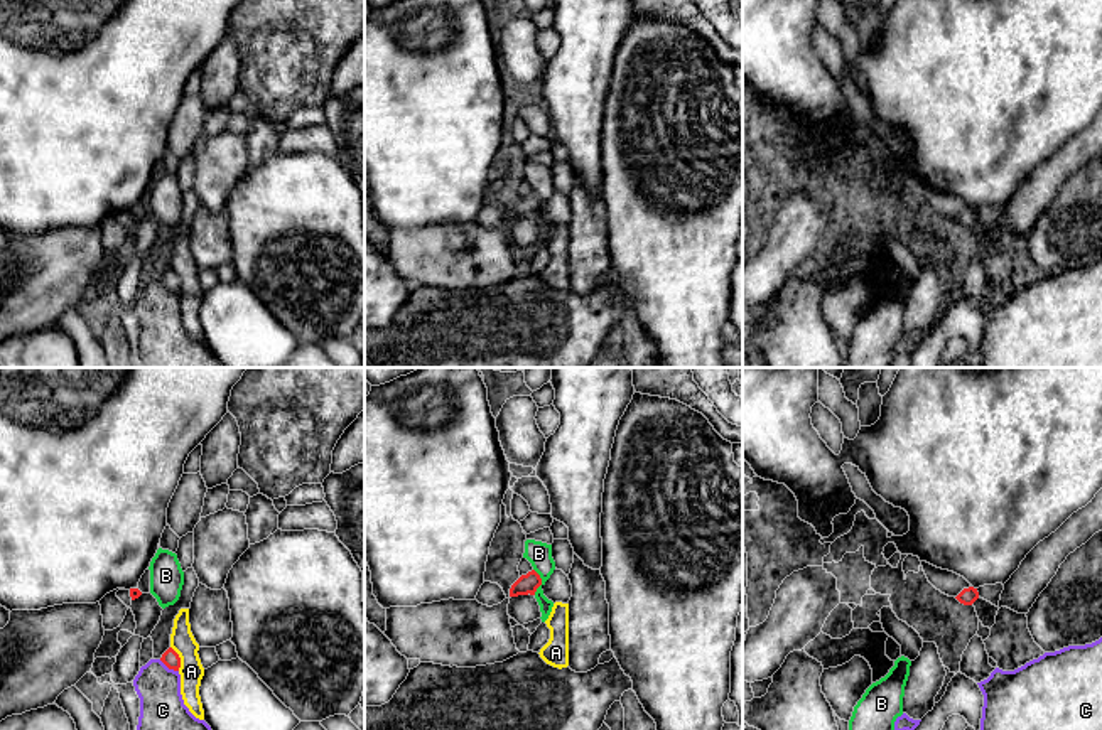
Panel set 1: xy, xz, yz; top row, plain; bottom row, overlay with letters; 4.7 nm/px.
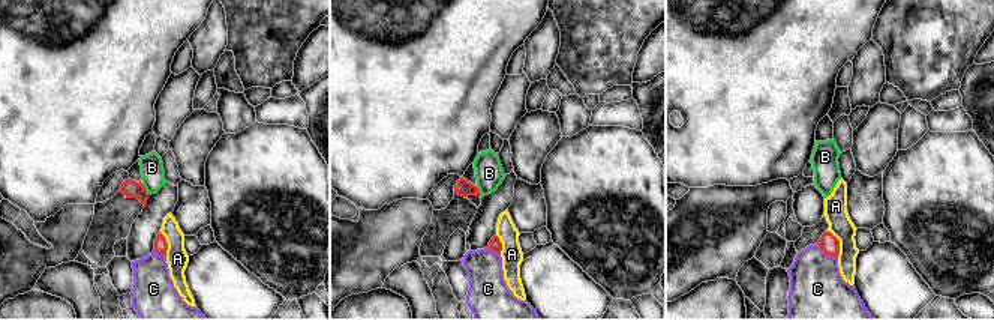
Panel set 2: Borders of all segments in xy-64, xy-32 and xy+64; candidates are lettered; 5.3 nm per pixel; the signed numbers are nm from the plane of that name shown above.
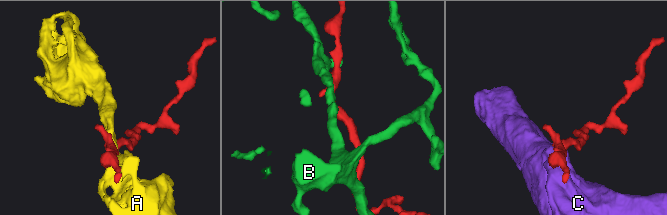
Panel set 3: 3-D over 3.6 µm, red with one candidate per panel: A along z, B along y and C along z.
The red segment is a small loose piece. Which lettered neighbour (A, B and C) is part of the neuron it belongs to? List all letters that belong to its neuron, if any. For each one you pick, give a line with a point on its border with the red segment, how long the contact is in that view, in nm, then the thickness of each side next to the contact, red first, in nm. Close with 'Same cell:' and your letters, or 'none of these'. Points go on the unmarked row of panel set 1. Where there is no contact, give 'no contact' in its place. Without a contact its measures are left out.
Same cell: none of these

